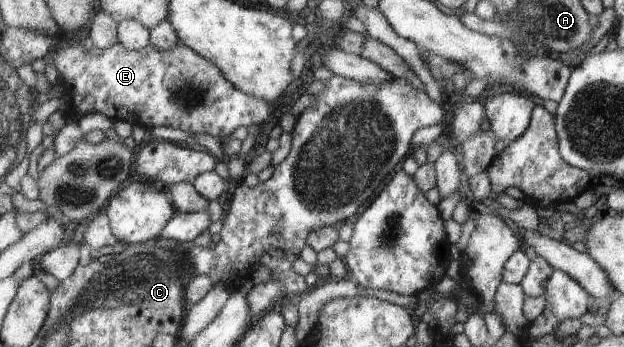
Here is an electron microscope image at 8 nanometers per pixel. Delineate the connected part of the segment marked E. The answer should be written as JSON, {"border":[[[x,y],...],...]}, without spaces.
{"border":[[[119,43],[108,47],[107,49],[100,50],[93,46],[90,51],[86,51],[81,45],[77,47],[65,47],[61,49],[58,53],[55,53],[53,57],[55,67],[57,67],[60,76],[56,84],[61,86],[63,89],[63,97],[67,101],[67,107],[65,111],[61,111],[63,116],[66,118],[74,118],[80,115],[80,117],[85,116],[88,113],[100,113],[105,117],[109,117],[111,120],[125,120],[132,123],[134,126],[141,126],[144,128],[152,129],[154,127],[174,127],[175,129],[181,129],[185,133],[208,133],[212,135],[215,139],[224,141],[224,139],[231,137],[231,134],[237,127],[251,127],[251,125],[263,125],[263,121],[269,117],[269,105],[265,100],[260,100],[259,98],[253,97],[245,92],[237,89],[227,77],[223,75],[222,71],[214,63],[211,63],[207,58],[204,58],[201,54],[195,53],[195,50],[178,43],[173,49],[170,50],[158,50],[153,46],[149,45],[146,48],[140,50],[131,50],[124,45]]]}

